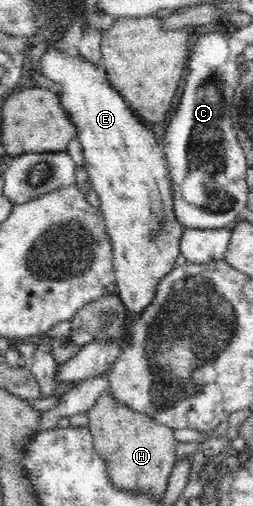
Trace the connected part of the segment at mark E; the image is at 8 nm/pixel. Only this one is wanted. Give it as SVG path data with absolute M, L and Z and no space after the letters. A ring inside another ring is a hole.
M60 43L57 48L55 46L47 46L46 52L42 55L40 62L40 68L42 73L46 75L52 82L56 84L62 85L62 90L58 93L58 97L60 97L60 101L62 107L66 110L66 113L69 115L72 123L76 125L77 136L79 142L82 144L84 163L83 167L88 171L88 178L90 180L91 188L94 189L100 199L100 210L102 211L102 215L104 215L104 222L106 223L106 231L108 231L108 236L110 236L110 241L112 242L112 260L114 265L115 272L115 282L116 286L118 286L118 296L122 299L123 305L126 307L128 318L130 319L130 324L127 330L129 330L129 334L126 333L123 336L123 339L114 339L110 340L97 340L94 342L89 342L85 344L78 351L78 354L68 360L68 362L64 362L64 364L58 365L58 370L56 370L56 381L65 382L67 384L75 384L78 381L88 380L96 377L97 375L102 375L106 372L110 372L113 368L114 362L116 362L116 358L122 354L122 349L130 344L130 340L132 340L132 322L150 306L150 302L154 300L154 294L156 294L156 288L158 288L158 284L160 284L160 280L172 272L172 268L176 266L176 258L180 256L180 246L181 239L184 230L184 226L179 222L177 216L175 215L175 210L173 209L173 188L172 188L172 179L170 178L168 163L164 158L165 154L162 148L158 145L158 138L156 138L156 134L152 132L152 130L148 130L138 118L134 117L129 106L124 101L124 97L118 93L118 91L109 84L108 79L106 78L105 70L101 70L95 64L90 64L81 54L77 57L72 57L67 53L66 46L64 43Z

